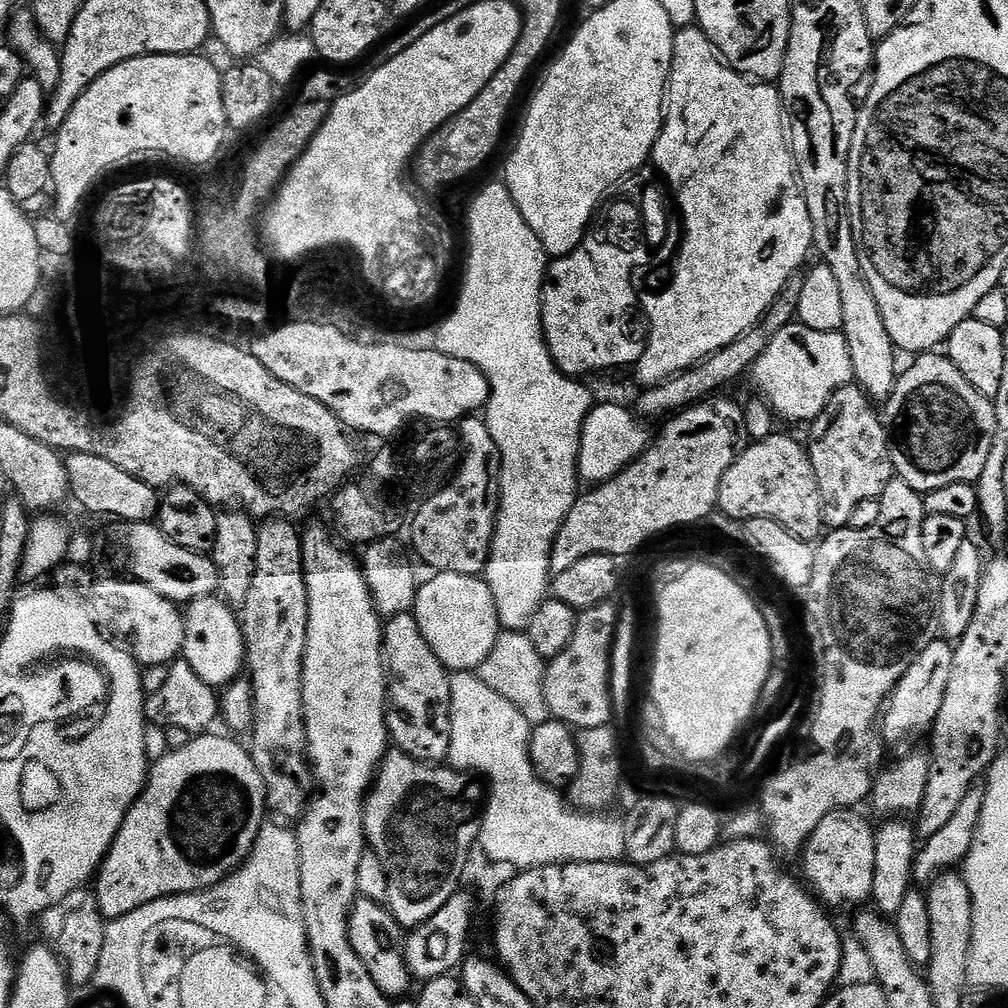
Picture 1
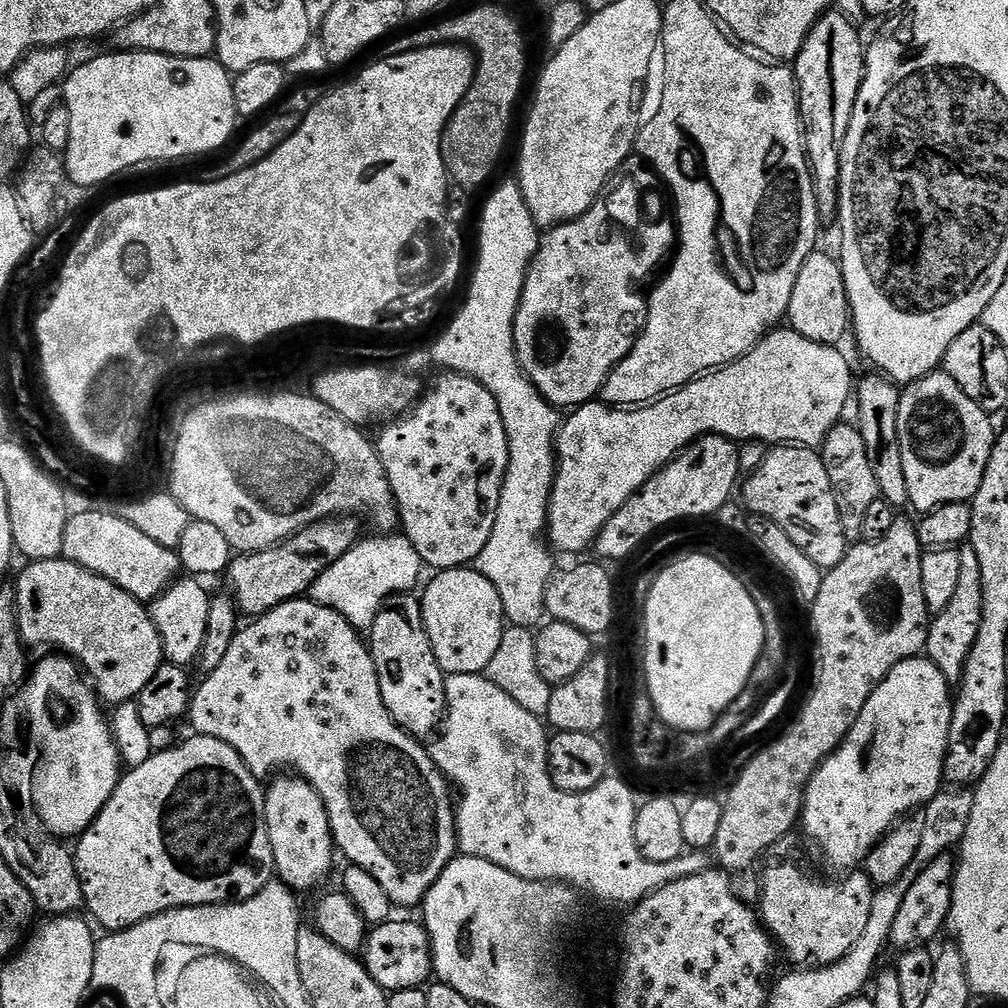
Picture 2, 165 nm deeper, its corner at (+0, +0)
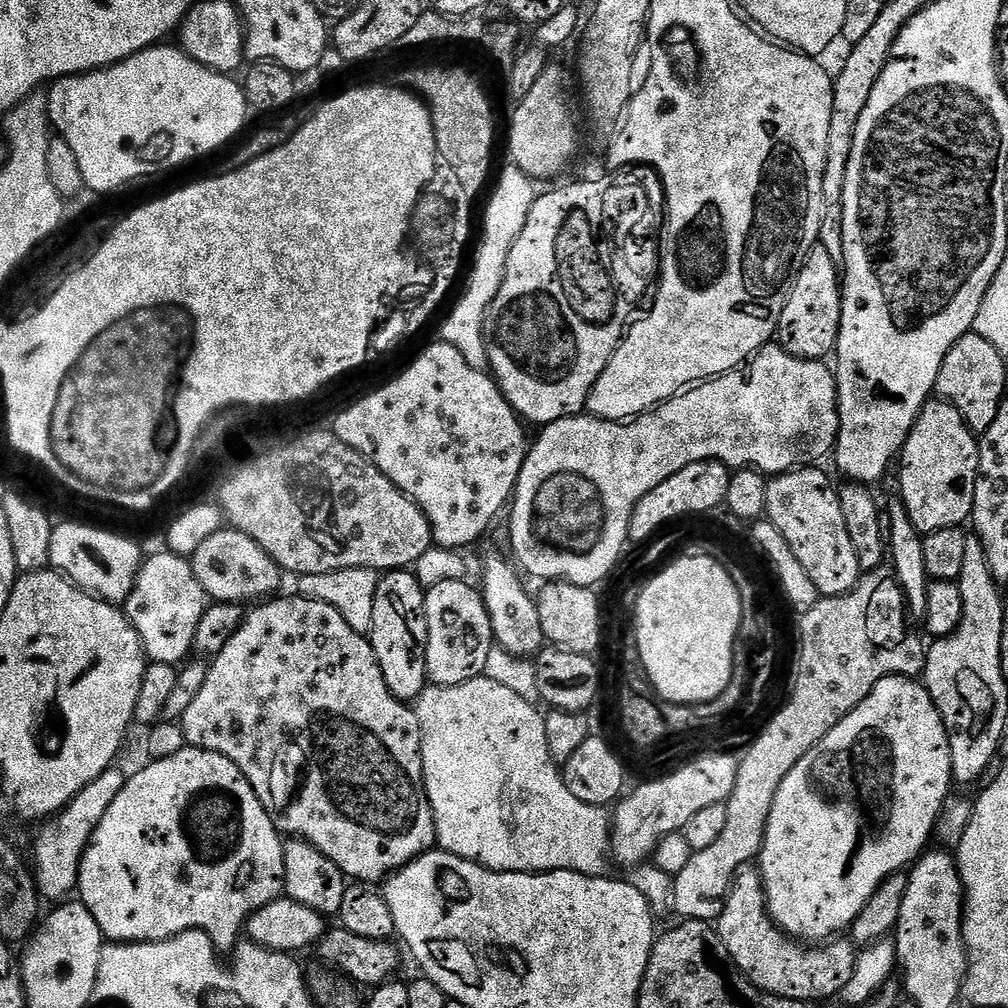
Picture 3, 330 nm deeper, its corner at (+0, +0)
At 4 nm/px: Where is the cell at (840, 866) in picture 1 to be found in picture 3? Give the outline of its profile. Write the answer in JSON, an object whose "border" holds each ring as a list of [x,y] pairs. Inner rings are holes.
{"border":[[[755,863],[738,866],[732,889],[723,901],[724,909],[714,927],[740,973],[758,990],[791,1000],[819,1002],[839,997],[846,982],[854,978],[858,948],[851,939],[836,938],[819,946],[801,946],[774,923],[764,902],[760,869]]]}

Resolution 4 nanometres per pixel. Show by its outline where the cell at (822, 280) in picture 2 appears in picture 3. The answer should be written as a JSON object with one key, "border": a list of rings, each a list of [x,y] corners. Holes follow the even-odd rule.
{"border":[[[816,243],[804,259],[804,266],[796,274],[788,294],[786,306],[782,306],[782,318],[778,318],[775,343],[782,350],[803,360],[819,360],[831,357],[836,351],[840,337],[840,323],[844,297],[842,295],[842,272],[830,258],[826,246]]]}

